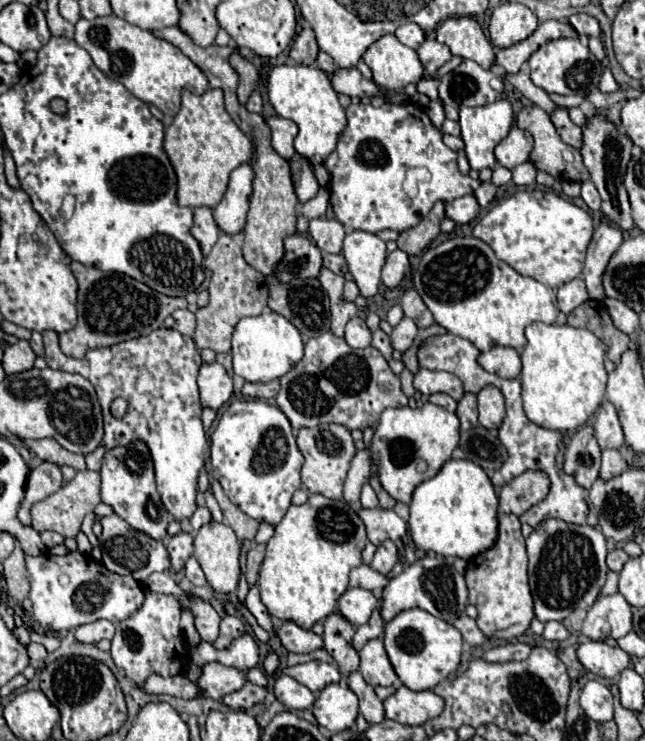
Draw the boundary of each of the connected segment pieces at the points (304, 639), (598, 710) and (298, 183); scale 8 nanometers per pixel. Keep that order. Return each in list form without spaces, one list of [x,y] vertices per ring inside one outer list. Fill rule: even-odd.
[[[290,621],[282,623],[282,627],[278,631],[278,637],[280,637],[282,645],[292,653],[310,653],[310,651],[316,651],[316,649],[324,647],[322,637],[318,637],[312,631],[300,629],[298,625],[294,625]]]
[[[588,681],[580,695],[580,707],[594,721],[610,721],[612,719],[612,693],[600,681]]]
[[[294,153],[290,157],[290,171],[292,171],[294,189],[296,189],[296,195],[298,195],[300,203],[312,199],[318,191],[318,183],[316,183],[316,177],[312,173],[310,163],[304,157],[300,157],[298,153]]]

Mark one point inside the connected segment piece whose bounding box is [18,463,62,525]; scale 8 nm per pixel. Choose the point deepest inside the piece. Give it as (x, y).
(45, 479)

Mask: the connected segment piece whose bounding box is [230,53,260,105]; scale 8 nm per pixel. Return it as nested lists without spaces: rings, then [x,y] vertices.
[[[232,53],[230,55],[230,65],[238,71],[240,75],[240,85],[238,85],[238,101],[244,105],[250,97],[250,93],[254,91],[256,87],[256,81],[258,81],[258,69],[248,61],[244,59],[240,53]]]

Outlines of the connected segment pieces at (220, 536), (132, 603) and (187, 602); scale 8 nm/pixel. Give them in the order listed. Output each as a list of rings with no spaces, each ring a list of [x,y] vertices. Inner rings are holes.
[[[216,521],[202,525],[194,533],[194,557],[200,561],[200,567],[204,569],[204,575],[216,593],[236,591],[240,579],[240,541],[228,525]]]
[[[66,539],[70,555],[58,557],[42,553],[38,557],[26,555],[26,567],[30,577],[30,601],[36,621],[50,631],[72,631],[80,625],[108,619],[114,625],[128,619],[144,603],[144,587],[132,577],[110,573],[104,565],[92,561],[80,553],[74,539]]]
[[[200,597],[180,599],[180,601],[182,601],[182,607],[190,609],[196,615],[196,629],[198,629],[202,641],[216,641],[220,615],[214,611],[214,607],[208,601],[202,601]]]

